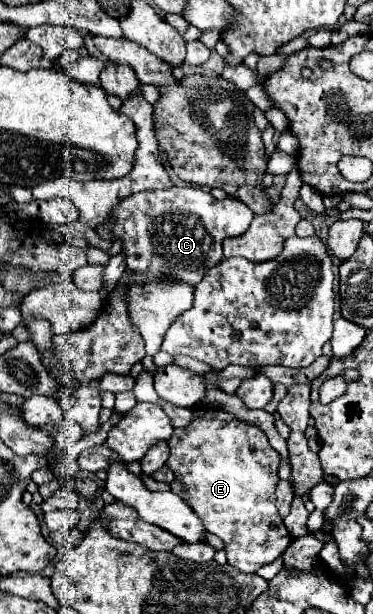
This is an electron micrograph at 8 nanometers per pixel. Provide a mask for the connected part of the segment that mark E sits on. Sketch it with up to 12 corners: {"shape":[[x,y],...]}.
{"shape":[[192,408],[170,490],[256,572],[292,542],[260,428]]}

